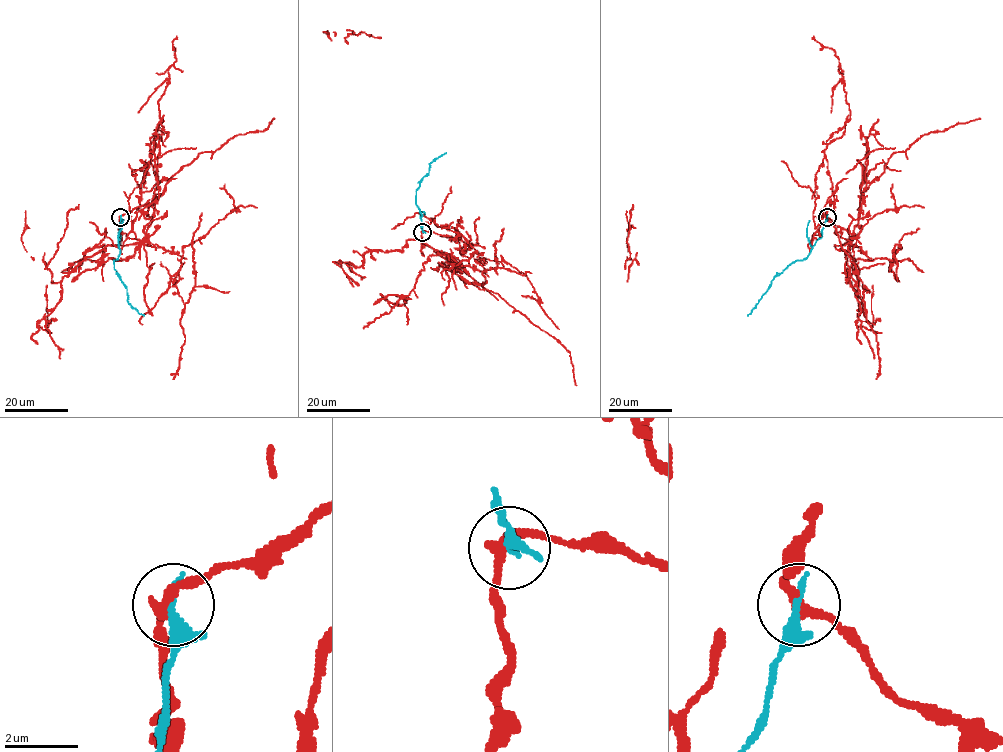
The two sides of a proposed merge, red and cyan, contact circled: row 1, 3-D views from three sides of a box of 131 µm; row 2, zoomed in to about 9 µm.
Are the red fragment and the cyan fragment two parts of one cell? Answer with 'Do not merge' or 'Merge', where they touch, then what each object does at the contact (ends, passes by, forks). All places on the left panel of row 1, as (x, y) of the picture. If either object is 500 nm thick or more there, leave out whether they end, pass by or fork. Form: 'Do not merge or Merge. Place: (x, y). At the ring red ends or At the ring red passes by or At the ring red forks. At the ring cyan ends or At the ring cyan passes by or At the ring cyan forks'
Do not merge. Place: (120, 217). At the ring red passes by. At the ring cyan passes by

